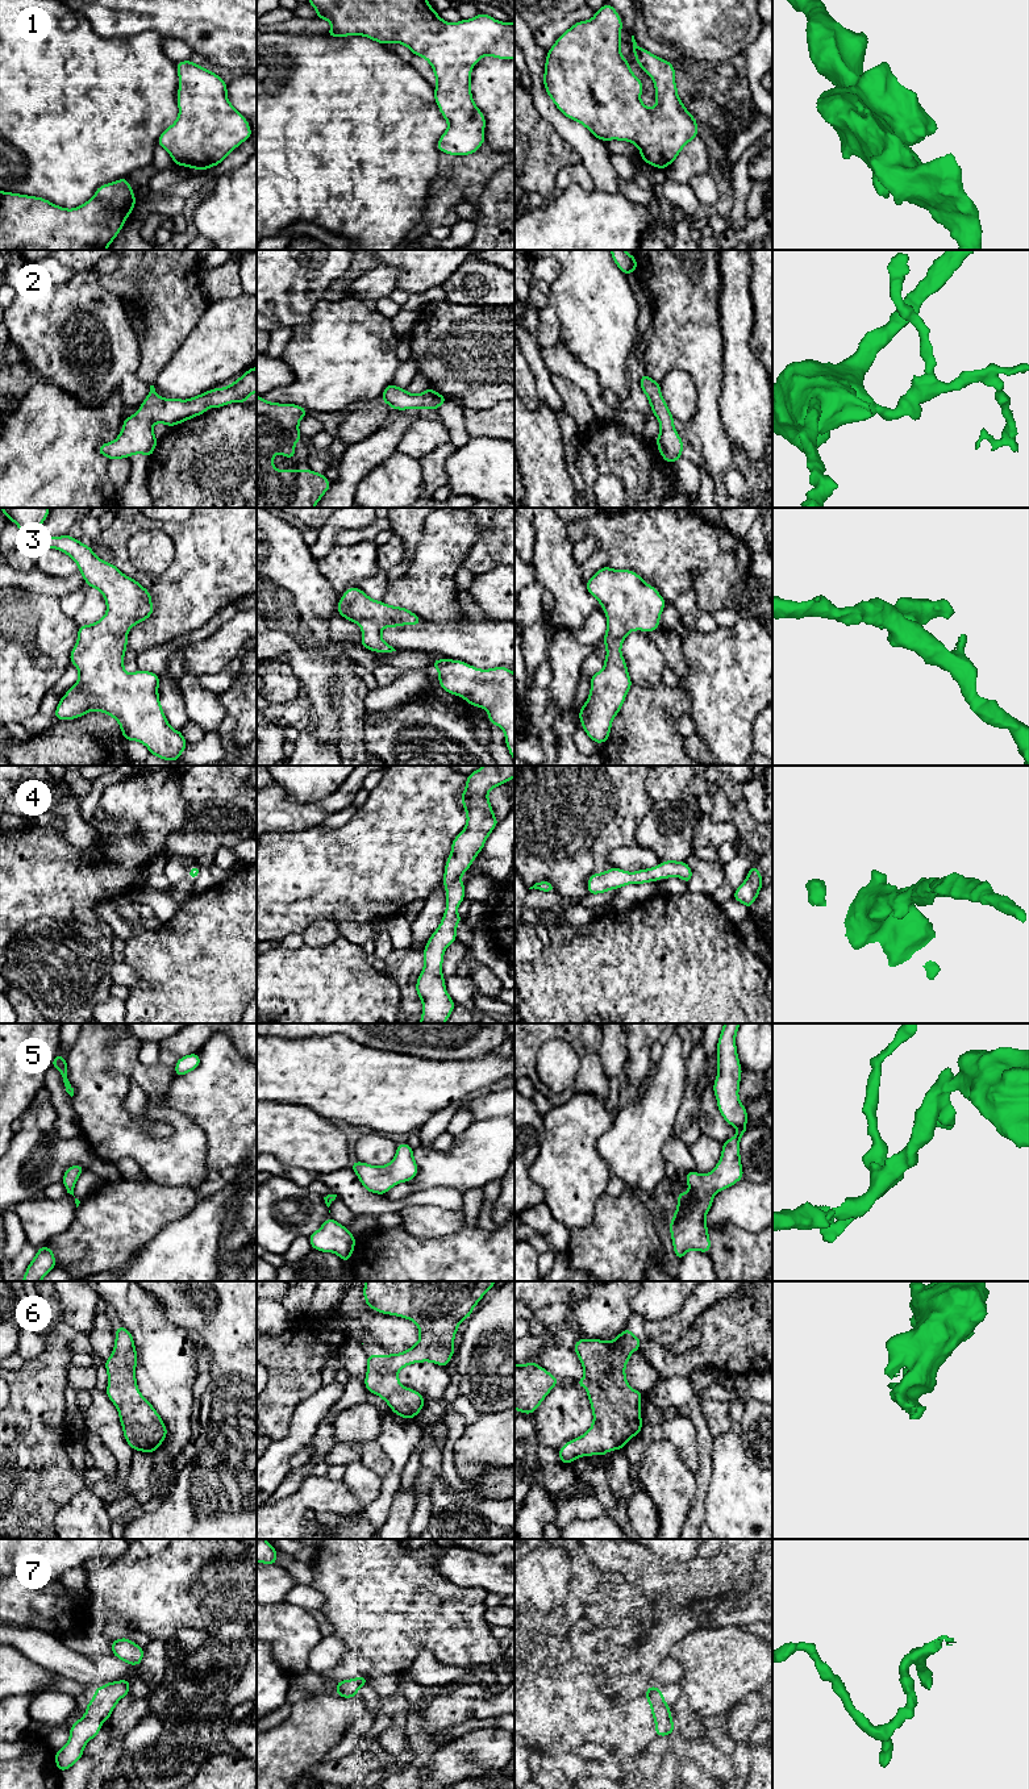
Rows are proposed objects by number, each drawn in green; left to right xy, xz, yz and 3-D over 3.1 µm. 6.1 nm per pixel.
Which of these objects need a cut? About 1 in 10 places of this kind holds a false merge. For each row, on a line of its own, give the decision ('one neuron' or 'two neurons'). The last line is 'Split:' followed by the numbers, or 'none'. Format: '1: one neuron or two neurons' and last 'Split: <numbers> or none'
1: one neuron
2: one neuron
3: one neuron
4: one neuron
5: one neuron
6: one neuron
7: one neuron
Split: none

